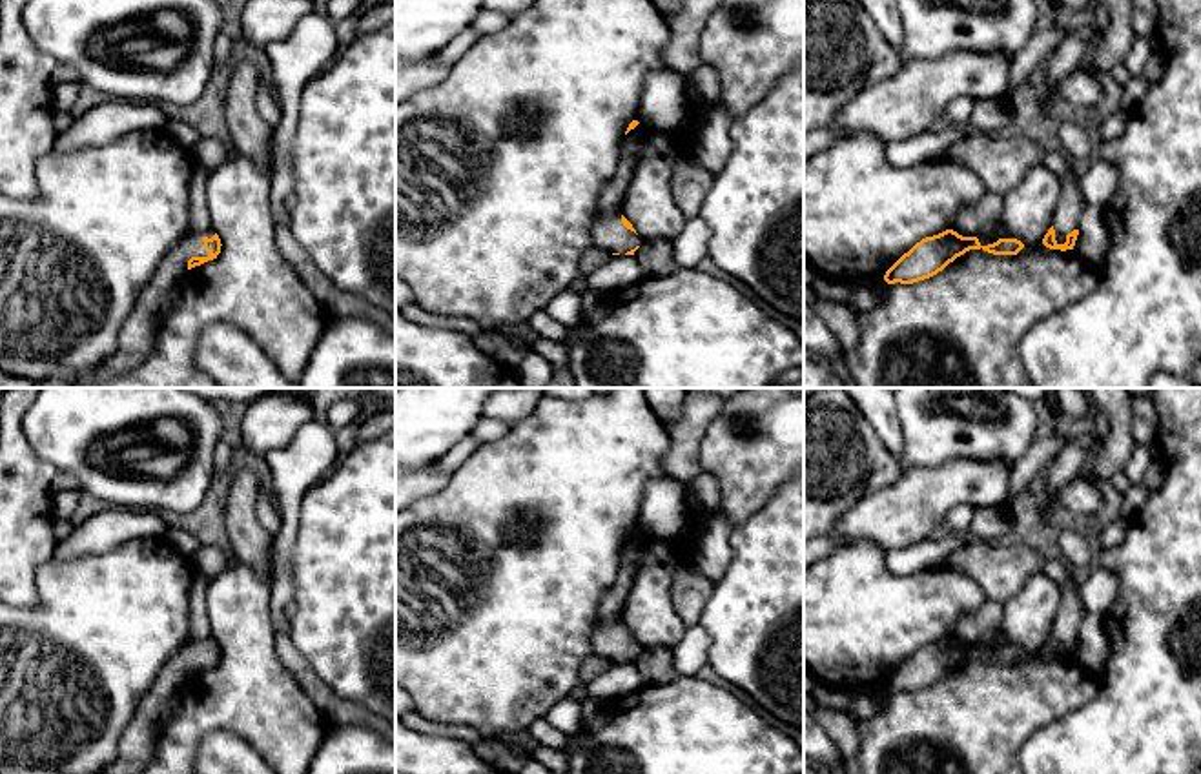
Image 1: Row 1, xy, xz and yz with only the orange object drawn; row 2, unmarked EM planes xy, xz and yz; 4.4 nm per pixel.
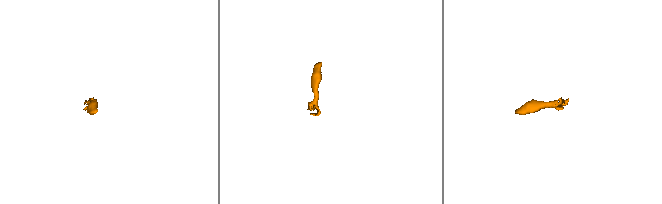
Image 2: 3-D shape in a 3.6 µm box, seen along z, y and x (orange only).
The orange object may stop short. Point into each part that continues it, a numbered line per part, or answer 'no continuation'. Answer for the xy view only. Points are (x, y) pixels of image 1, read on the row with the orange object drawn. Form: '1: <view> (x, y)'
1: xy (137, 337)

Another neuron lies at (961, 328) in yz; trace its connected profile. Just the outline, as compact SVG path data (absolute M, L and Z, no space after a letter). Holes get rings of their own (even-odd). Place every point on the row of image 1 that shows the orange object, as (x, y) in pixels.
M1044 164L1028 169L1022 180L1002 195L1004 226L999 237L977 237L980 246L999 239L1017 239L1024 248L1017 255L993 255L970 250L937 275L913 284L889 284L888 299L873 310L857 315L860 341L844 357L844 364L860 388L1033 388L1021 362L1019 346L1024 333L1039 321L1086 299L1101 273L1073 250L1050 250L1042 244L1052 228L1061 195L1061 180Z

